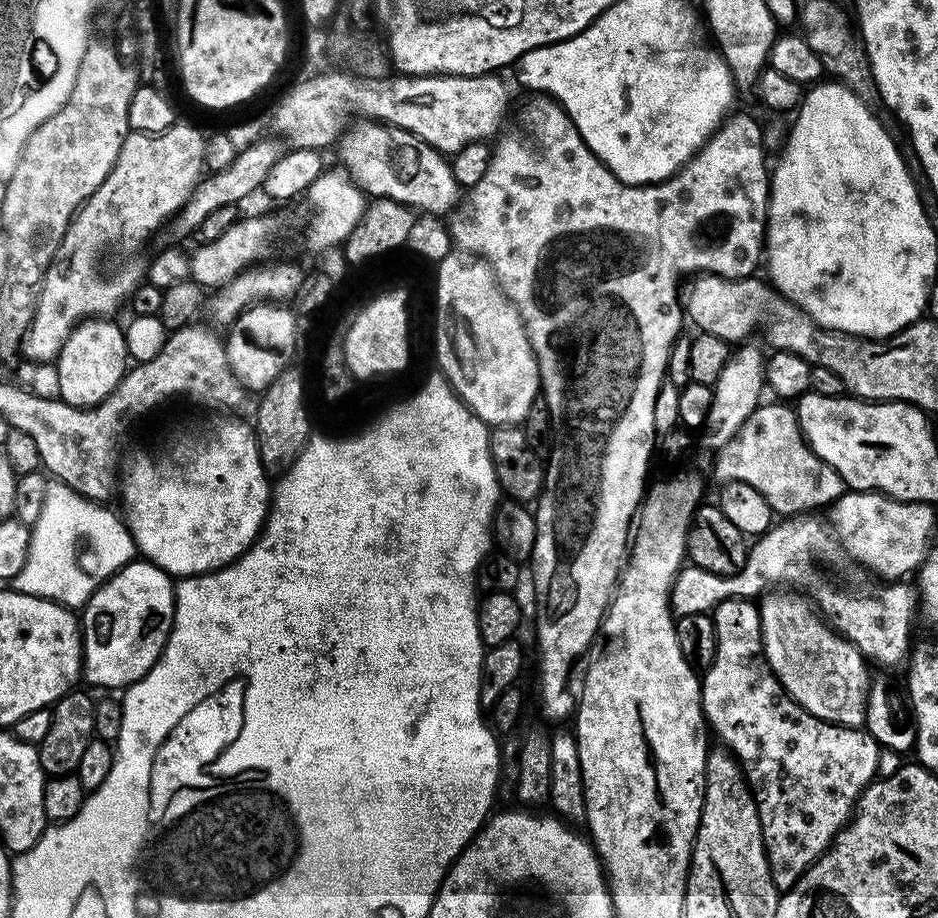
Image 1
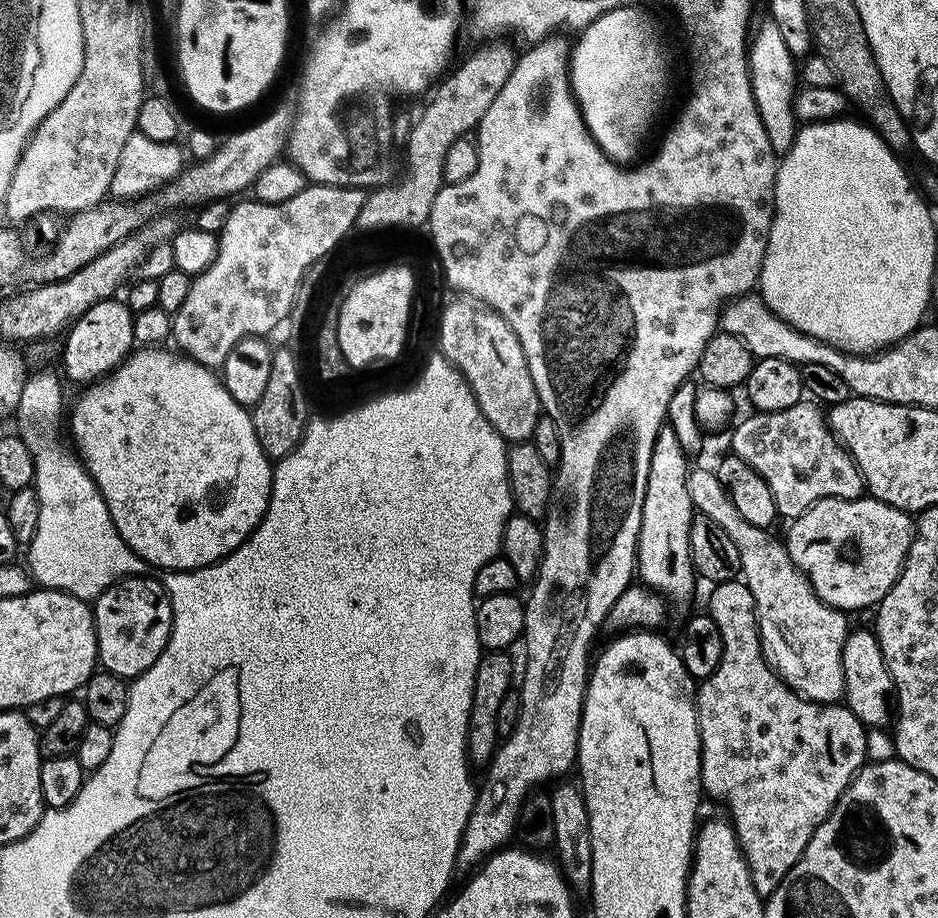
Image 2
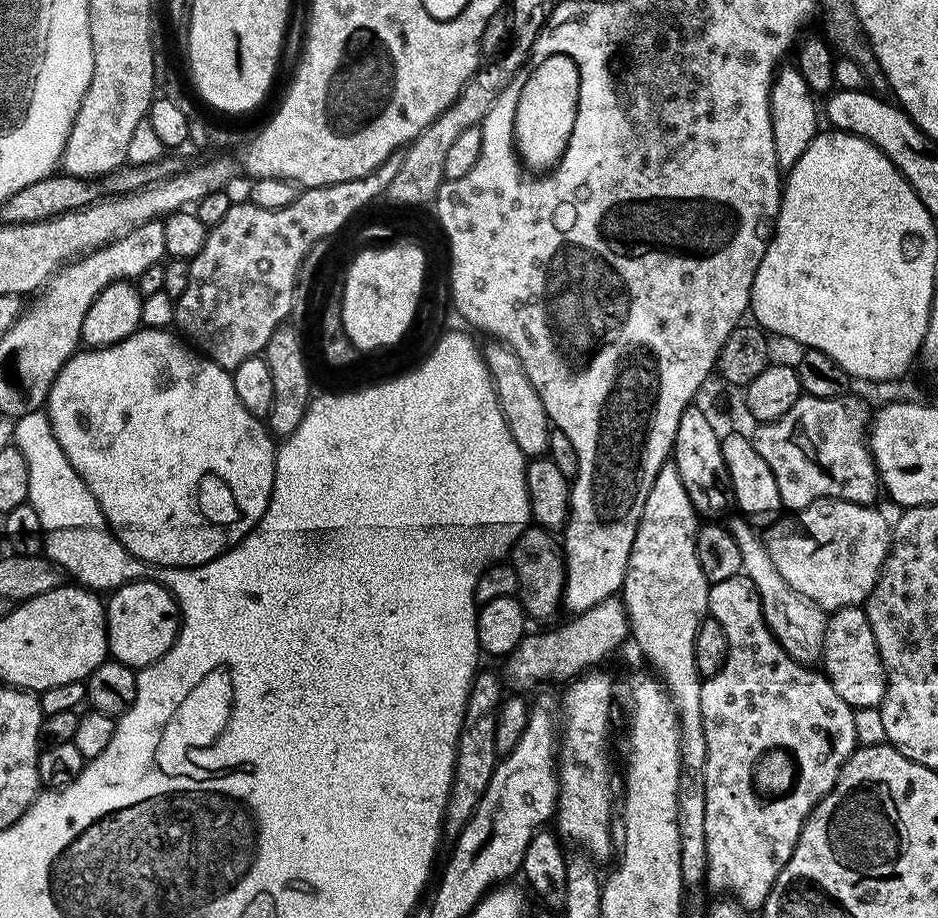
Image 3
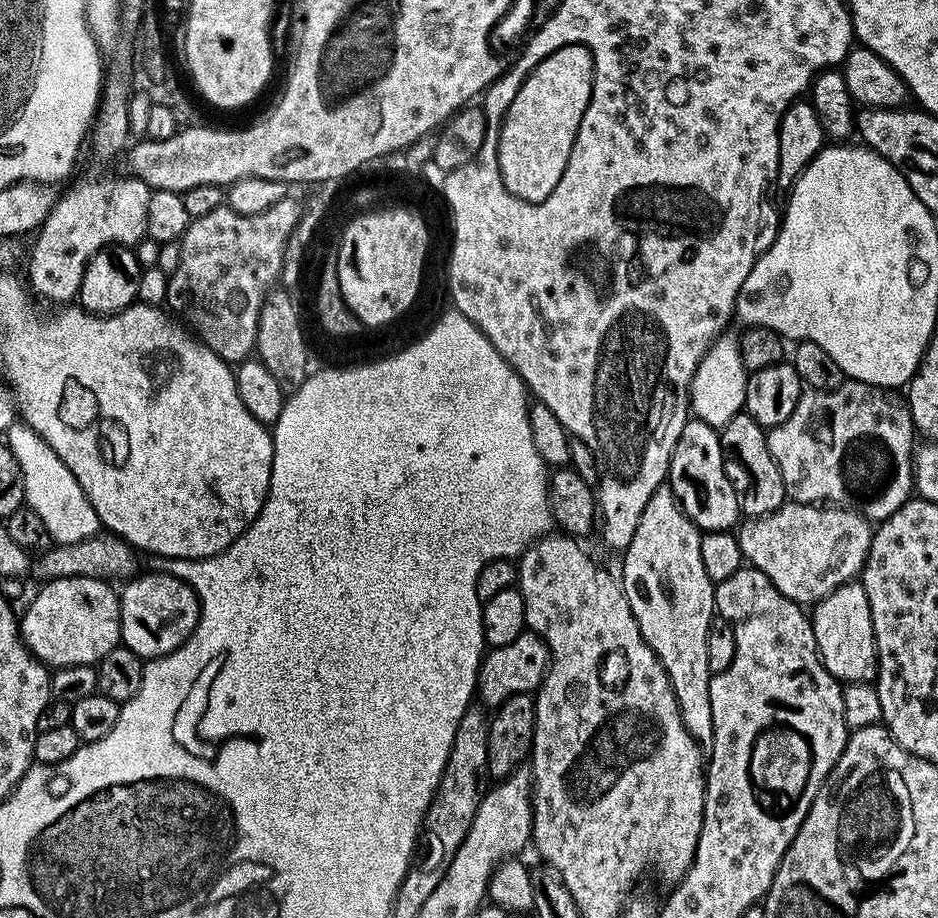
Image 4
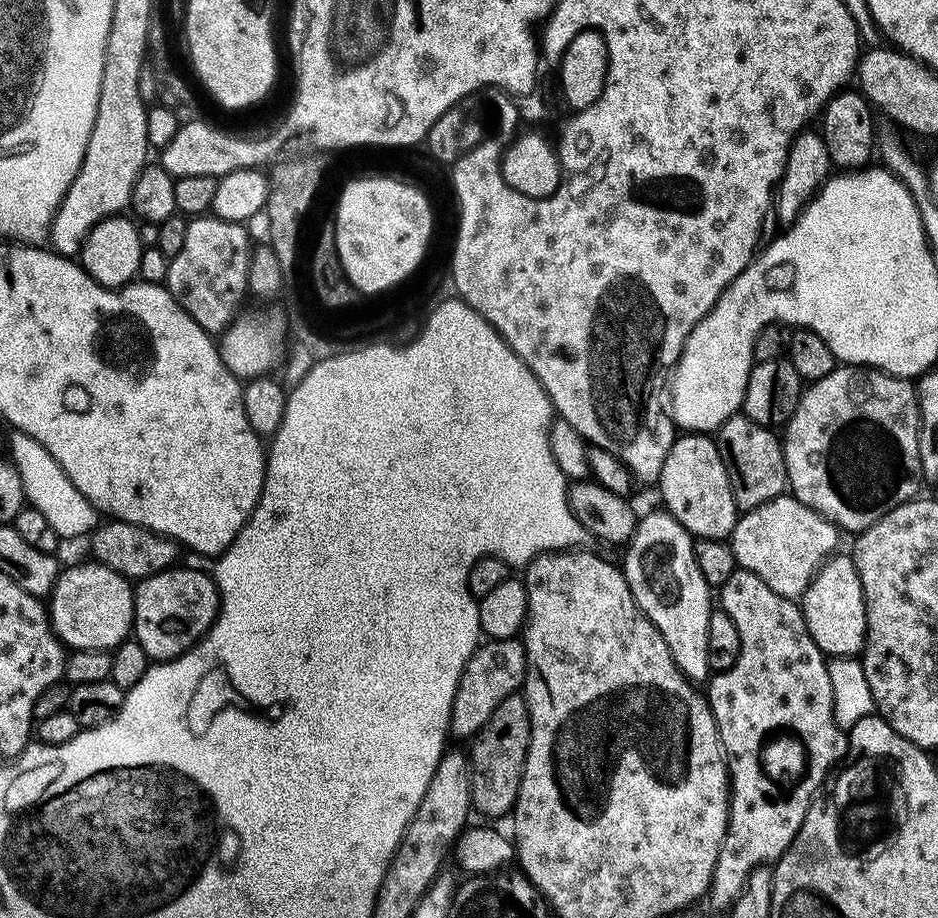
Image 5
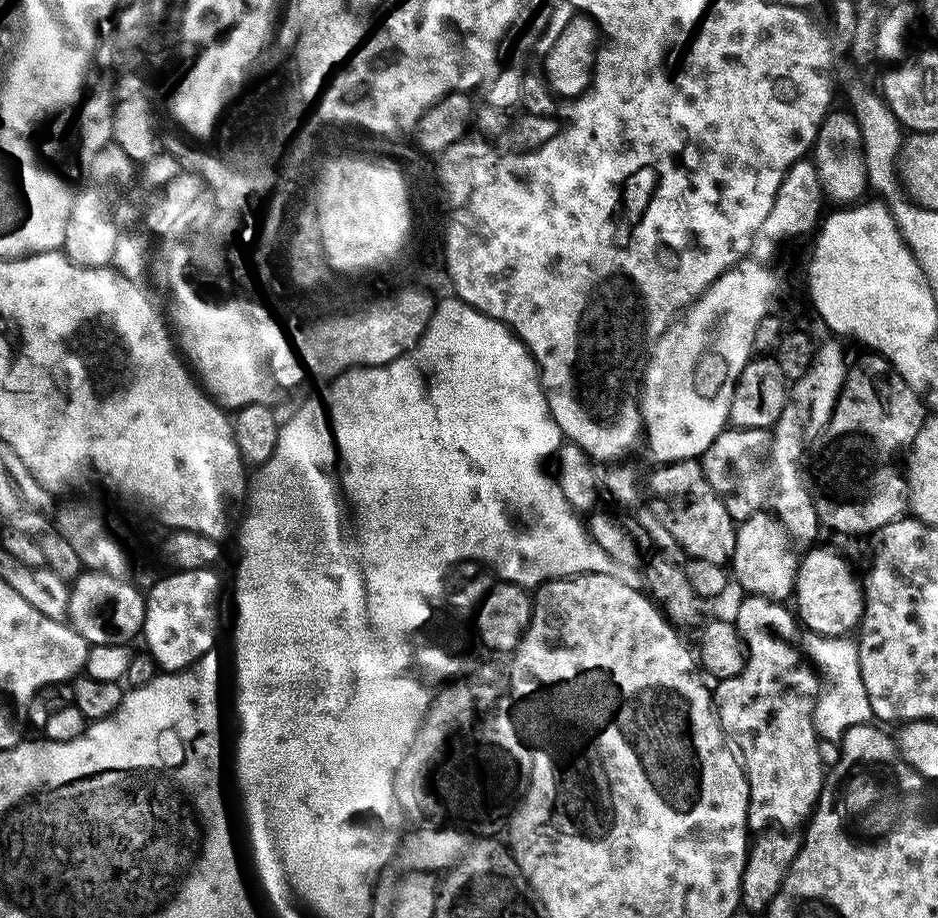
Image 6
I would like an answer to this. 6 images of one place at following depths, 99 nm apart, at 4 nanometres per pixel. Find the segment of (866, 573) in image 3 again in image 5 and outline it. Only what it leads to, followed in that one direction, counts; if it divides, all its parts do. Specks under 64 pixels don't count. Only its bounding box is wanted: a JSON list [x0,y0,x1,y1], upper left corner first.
[730,494,842,598]

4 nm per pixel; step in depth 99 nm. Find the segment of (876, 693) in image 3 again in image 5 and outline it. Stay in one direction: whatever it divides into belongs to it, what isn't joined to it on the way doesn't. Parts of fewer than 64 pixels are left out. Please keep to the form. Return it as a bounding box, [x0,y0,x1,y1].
[800,554,866,657]

